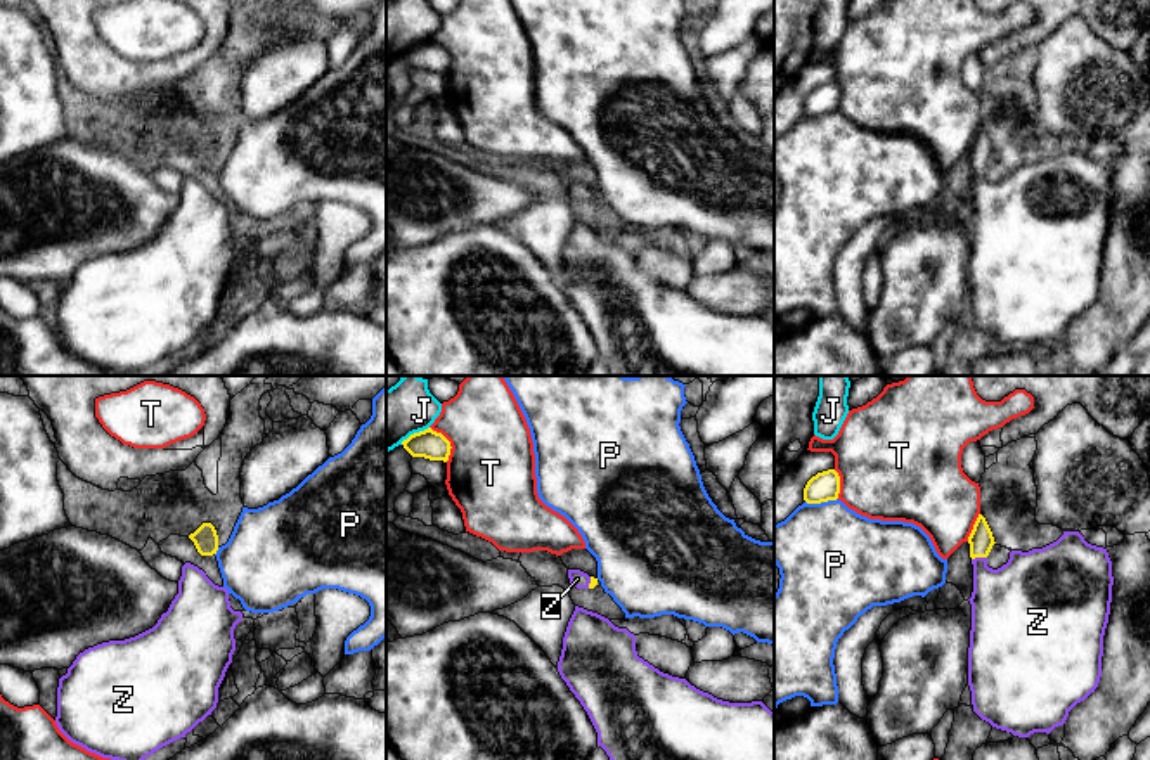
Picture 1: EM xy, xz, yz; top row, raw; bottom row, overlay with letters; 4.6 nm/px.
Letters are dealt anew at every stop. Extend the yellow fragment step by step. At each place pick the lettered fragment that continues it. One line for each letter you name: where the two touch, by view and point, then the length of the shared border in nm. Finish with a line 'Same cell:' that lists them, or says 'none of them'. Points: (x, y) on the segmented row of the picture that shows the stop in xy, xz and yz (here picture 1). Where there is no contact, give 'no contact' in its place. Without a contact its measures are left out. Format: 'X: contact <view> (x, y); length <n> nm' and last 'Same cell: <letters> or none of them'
Z: contact yz (979, 556); length 70 nm
Same cell: Z

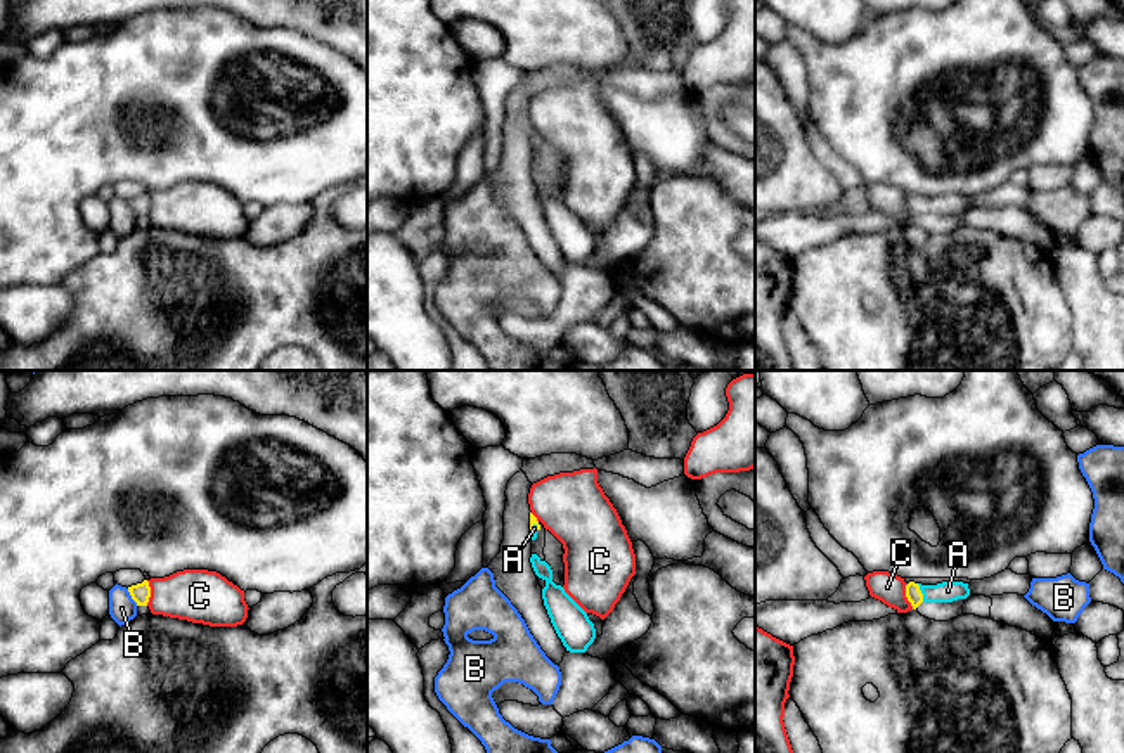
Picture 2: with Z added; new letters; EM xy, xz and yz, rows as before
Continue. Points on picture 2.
A: contact yz (920, 592); length 90 nm
Same cell: A

